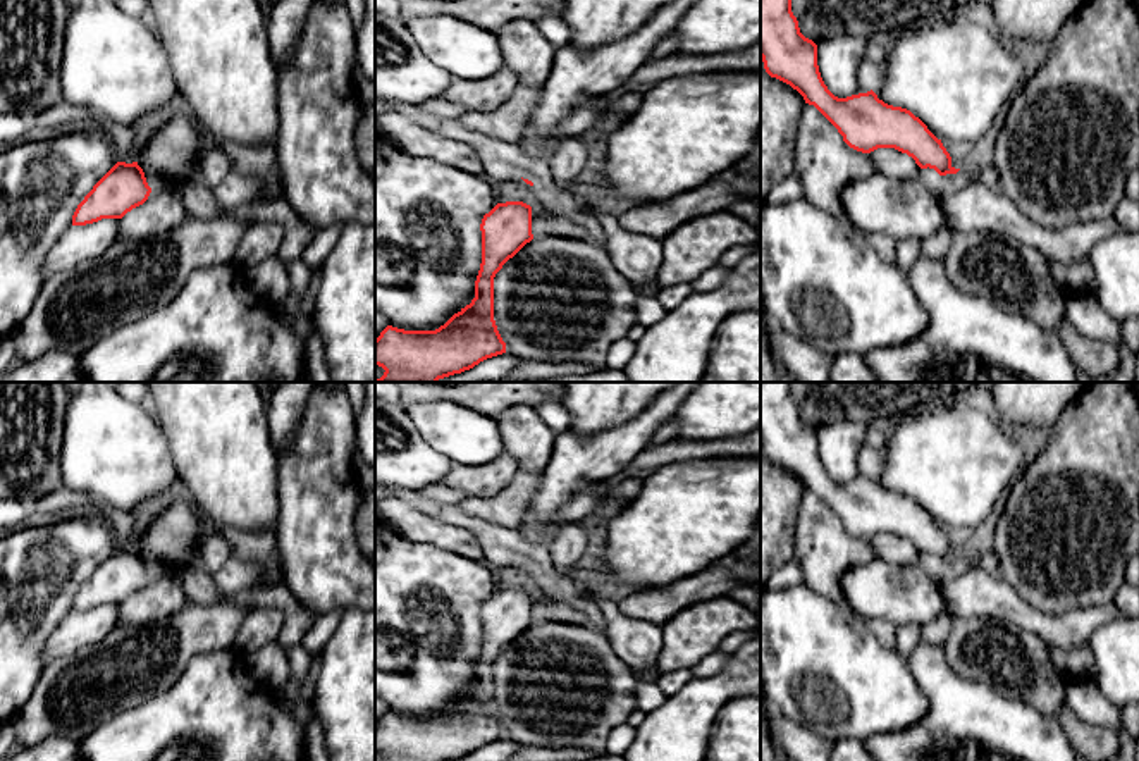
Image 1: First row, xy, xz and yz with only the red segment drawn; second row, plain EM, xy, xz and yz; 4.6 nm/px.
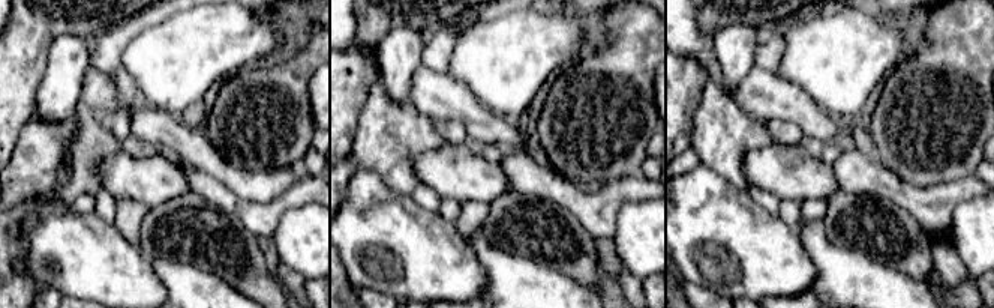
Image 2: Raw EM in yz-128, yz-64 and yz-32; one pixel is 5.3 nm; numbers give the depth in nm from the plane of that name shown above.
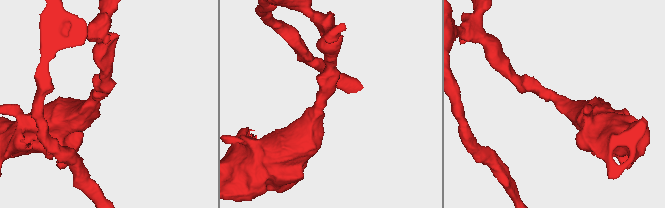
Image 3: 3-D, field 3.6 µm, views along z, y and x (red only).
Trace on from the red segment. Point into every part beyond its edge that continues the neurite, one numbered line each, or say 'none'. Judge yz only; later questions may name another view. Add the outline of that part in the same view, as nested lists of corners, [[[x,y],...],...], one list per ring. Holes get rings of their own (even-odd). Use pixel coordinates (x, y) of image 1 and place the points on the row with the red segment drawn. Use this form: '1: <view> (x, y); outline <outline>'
none

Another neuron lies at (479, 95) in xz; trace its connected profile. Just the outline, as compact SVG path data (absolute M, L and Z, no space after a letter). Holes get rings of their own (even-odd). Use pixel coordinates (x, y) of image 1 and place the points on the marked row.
M506 65L487 79L453 77L442 98L463 105L468 112L492 112L516 90L518 77Z

